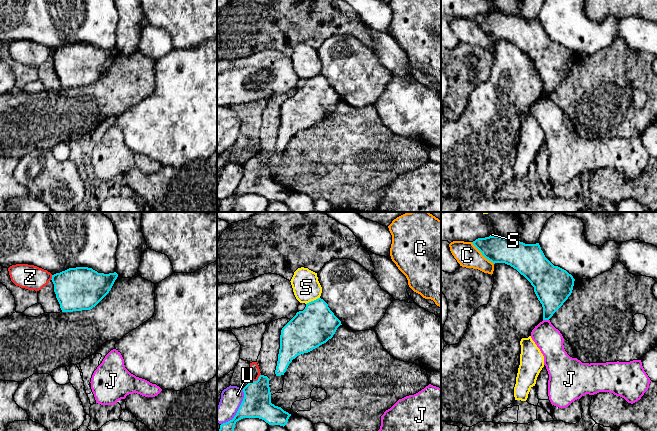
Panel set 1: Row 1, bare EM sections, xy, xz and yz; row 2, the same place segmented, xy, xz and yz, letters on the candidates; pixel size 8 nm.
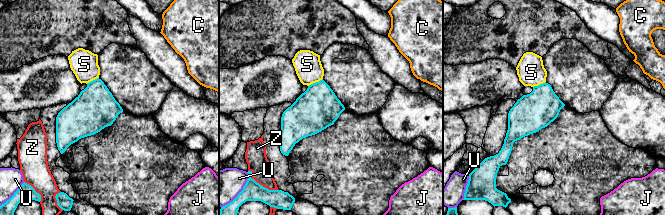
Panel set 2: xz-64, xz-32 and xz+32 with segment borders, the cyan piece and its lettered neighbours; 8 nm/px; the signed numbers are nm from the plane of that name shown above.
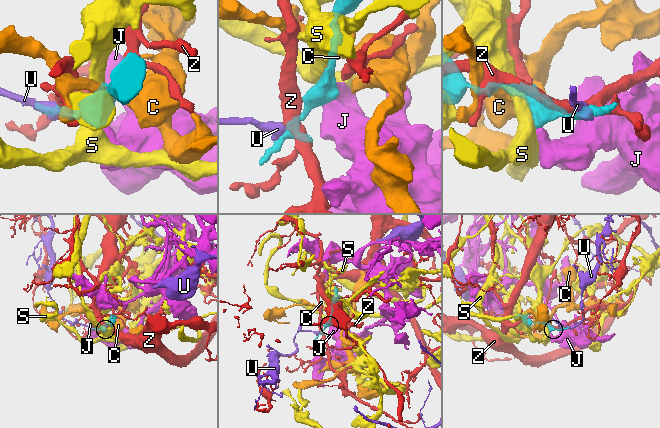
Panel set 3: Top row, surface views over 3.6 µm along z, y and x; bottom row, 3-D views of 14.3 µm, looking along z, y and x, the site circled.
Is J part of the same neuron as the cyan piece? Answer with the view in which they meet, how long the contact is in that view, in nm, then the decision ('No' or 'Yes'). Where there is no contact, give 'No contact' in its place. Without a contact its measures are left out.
Touches cyan in yz. Shared border 50 nm. No

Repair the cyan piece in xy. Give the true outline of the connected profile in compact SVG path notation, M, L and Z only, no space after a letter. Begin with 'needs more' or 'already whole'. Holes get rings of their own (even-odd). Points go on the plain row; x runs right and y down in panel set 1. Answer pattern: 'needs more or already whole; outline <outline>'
already whole; outline M69 44L52 51L54 68L62 88L90 86L111 66L118 50L98 49L92 44Z

